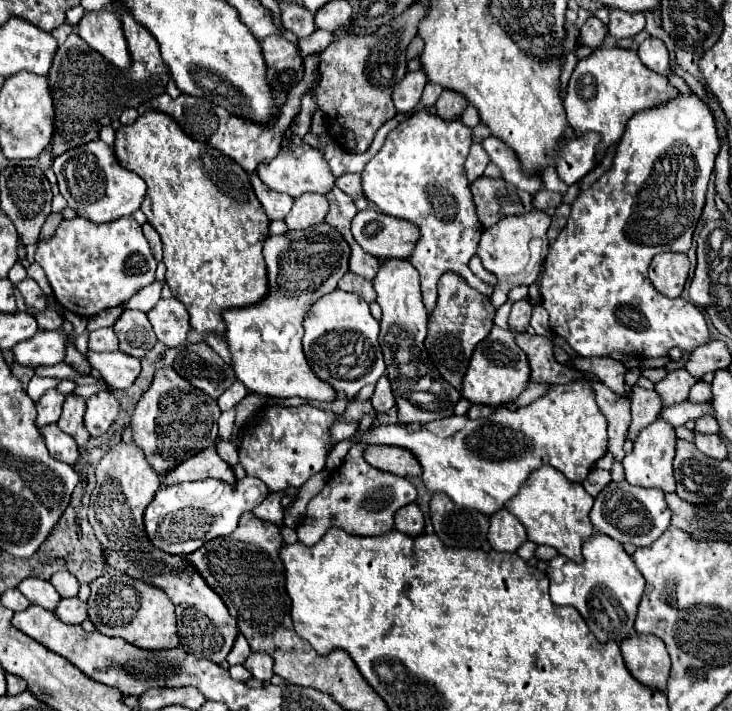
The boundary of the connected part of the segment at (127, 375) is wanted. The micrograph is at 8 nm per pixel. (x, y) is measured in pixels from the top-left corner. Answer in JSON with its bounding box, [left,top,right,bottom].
[89,350,141,390]

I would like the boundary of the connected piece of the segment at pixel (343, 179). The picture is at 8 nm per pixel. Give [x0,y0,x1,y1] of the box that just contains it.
[335,174,365,198]

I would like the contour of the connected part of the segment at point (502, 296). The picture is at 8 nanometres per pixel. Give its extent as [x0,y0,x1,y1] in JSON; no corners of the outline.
[477,210,551,310]

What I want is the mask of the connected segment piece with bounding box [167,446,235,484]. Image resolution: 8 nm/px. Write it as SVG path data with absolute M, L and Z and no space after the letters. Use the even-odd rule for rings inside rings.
M207 446L187 462L179 464L173 472L167 474L167 484L183 482L183 480L207 480L207 478L225 480L231 484L235 482L231 466L217 456L215 446Z

